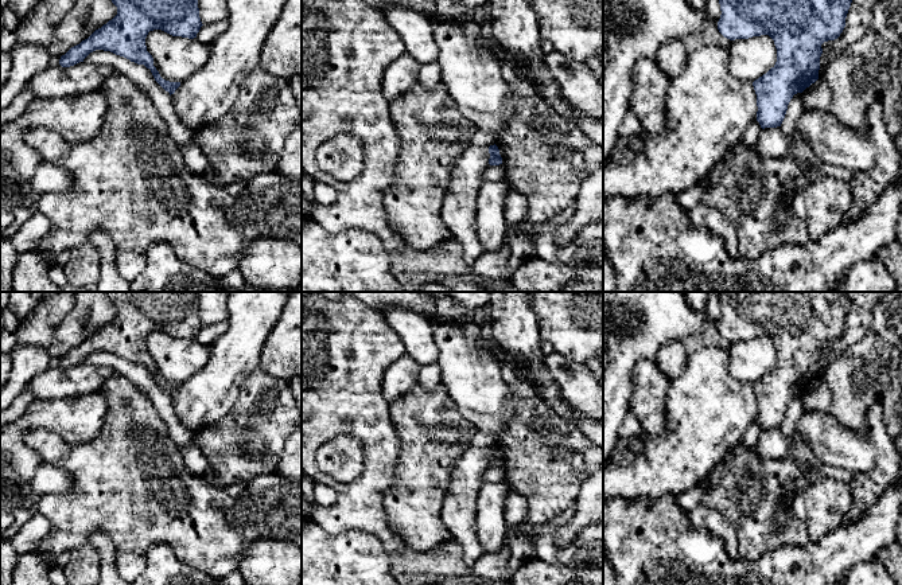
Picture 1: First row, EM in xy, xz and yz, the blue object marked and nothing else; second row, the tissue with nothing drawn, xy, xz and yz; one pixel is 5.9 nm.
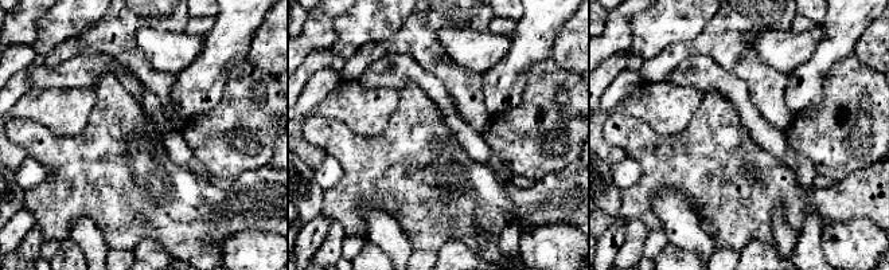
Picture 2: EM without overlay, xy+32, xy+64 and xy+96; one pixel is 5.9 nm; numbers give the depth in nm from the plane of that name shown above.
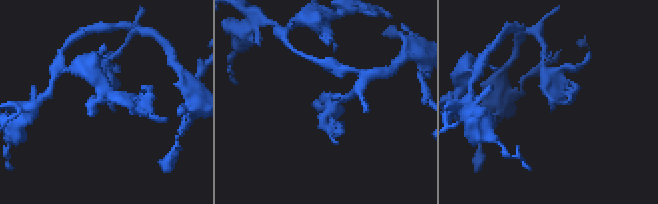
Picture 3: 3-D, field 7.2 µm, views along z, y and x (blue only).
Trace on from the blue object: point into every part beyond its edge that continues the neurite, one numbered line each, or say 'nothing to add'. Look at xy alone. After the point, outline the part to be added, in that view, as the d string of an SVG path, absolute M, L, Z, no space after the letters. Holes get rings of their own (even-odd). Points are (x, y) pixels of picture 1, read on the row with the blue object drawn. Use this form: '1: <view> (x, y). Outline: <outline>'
nothing to add

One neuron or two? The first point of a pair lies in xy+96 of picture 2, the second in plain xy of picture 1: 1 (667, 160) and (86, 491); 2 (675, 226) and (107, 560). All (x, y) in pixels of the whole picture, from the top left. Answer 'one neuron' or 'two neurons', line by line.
1: one neuron
2: one neuron

